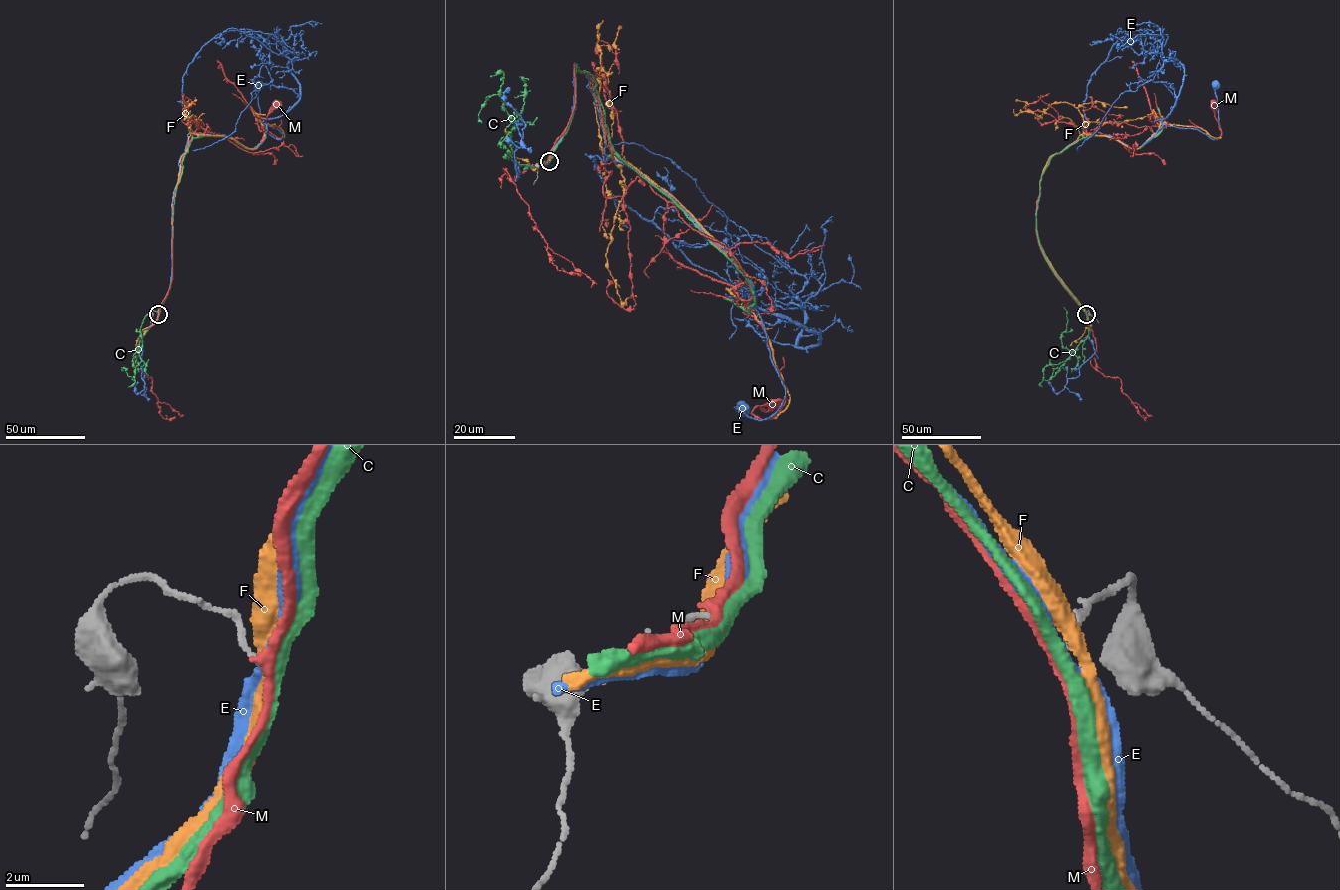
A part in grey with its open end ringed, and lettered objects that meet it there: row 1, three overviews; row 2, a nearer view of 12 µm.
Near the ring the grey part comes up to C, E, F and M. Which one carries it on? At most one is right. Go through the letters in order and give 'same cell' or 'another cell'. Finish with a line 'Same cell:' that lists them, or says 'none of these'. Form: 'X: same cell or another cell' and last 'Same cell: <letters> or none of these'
C: another cell
E: another cell
F: same cell
M: another cell
Same cell: F

